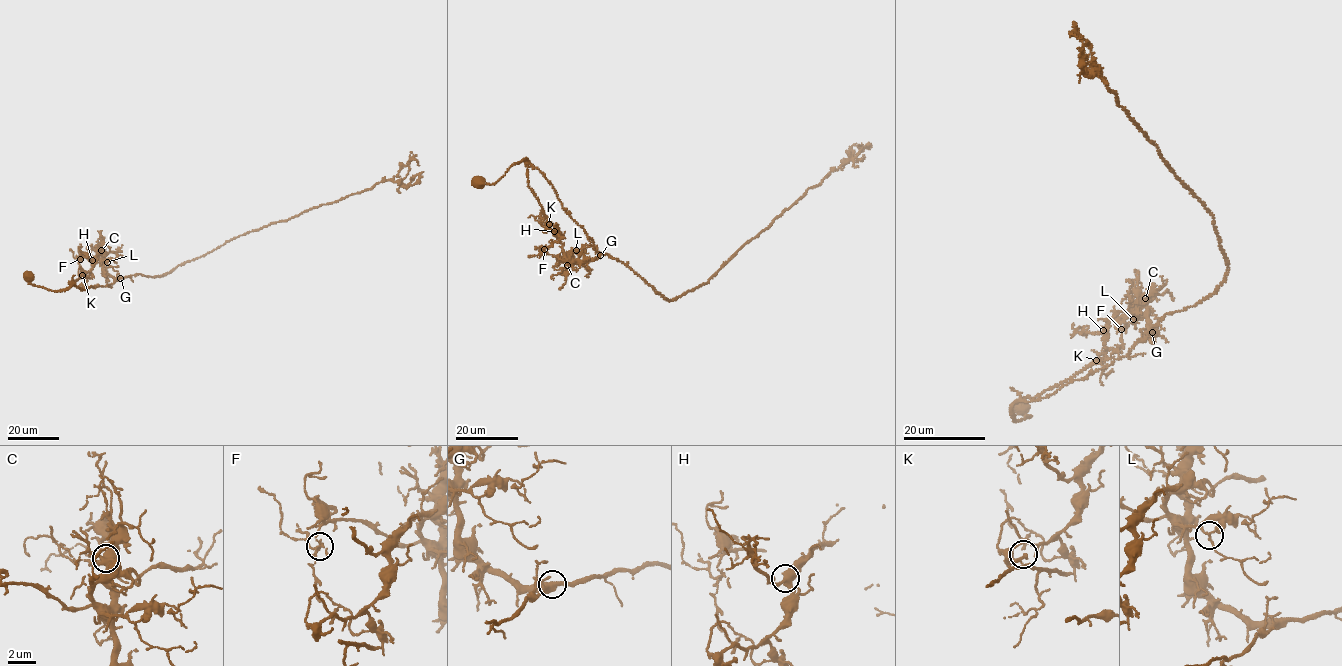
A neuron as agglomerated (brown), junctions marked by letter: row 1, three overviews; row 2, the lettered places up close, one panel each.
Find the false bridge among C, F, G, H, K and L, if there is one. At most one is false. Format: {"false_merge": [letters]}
{"false_merge": ["K"]}

